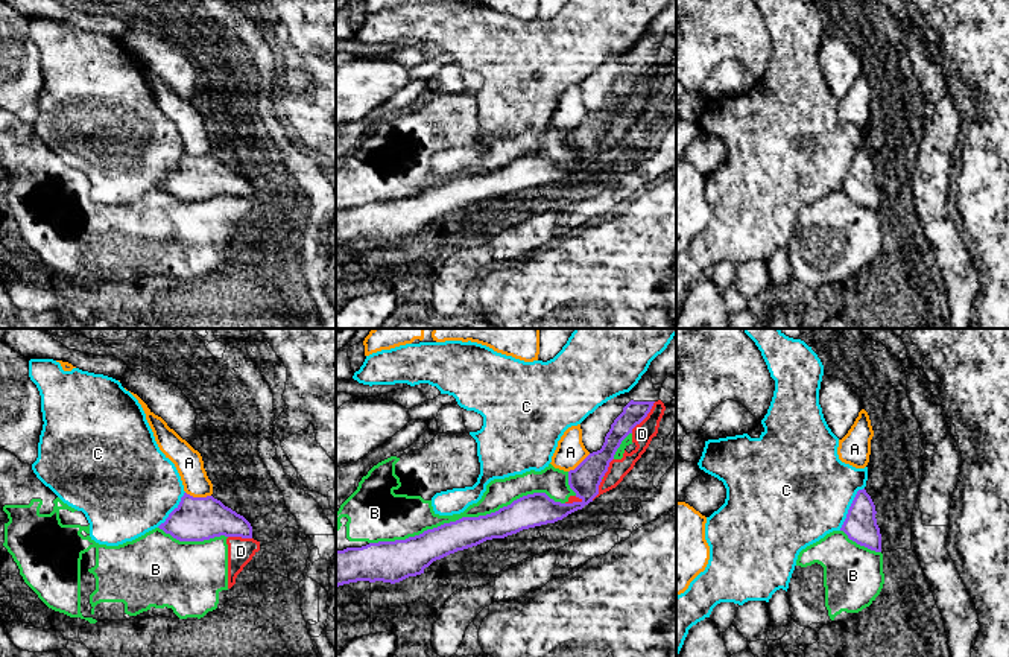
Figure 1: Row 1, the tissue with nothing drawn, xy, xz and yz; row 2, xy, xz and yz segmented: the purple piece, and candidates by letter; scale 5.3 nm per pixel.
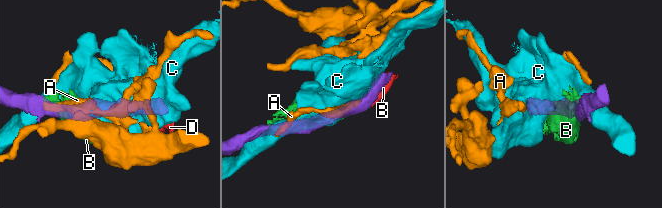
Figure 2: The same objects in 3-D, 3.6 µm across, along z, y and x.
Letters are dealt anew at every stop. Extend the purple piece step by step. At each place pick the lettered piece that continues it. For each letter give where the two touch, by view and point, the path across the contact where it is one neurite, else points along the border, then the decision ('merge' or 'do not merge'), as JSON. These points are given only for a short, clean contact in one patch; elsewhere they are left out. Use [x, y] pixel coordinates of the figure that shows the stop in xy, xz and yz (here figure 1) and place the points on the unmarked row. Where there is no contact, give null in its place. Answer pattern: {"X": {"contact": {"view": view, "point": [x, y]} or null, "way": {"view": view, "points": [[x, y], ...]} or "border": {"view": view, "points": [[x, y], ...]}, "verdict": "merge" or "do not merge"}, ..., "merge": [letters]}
{"A": {"contact": {"view": "xy", "point": [198, 157]}, "border": {"view": "xy", "points": [[186, 151], [193, 155], [210, 155]]}, "verdict": "do not merge"}, "B": {"contact": {"view": "xz", "point": [467, 177]}, "verdict": "do not merge"}, "C": {"contact": {"view": "yz", "point": [850, 168]}, "verdict": "do not merge"}, "D": {"contact": {"view": "xz", "point": [645, 76]}, "verdict": "do not merge"}, "merge": []}

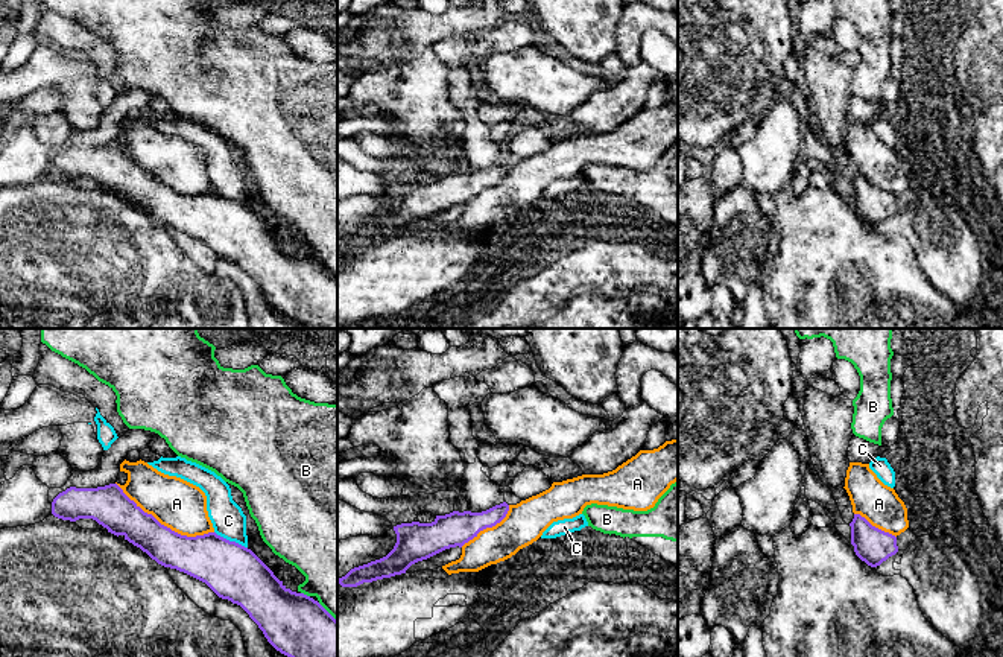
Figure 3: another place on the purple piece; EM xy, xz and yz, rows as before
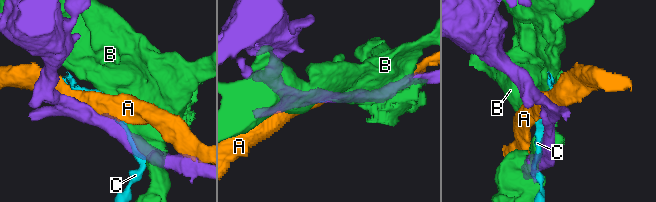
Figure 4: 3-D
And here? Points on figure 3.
{"A": {"contact": {"view": "xy", "point": [163, 184]}, "verdict": "do not merge"}, "B": {"contact": {"view": "xy", "point": [306, 254]}, "verdict": "do not merge"}, "C": {"contact": {"view": "xy", "point": [231, 201]}, "verdict": "do not merge"}, "merge": []}

